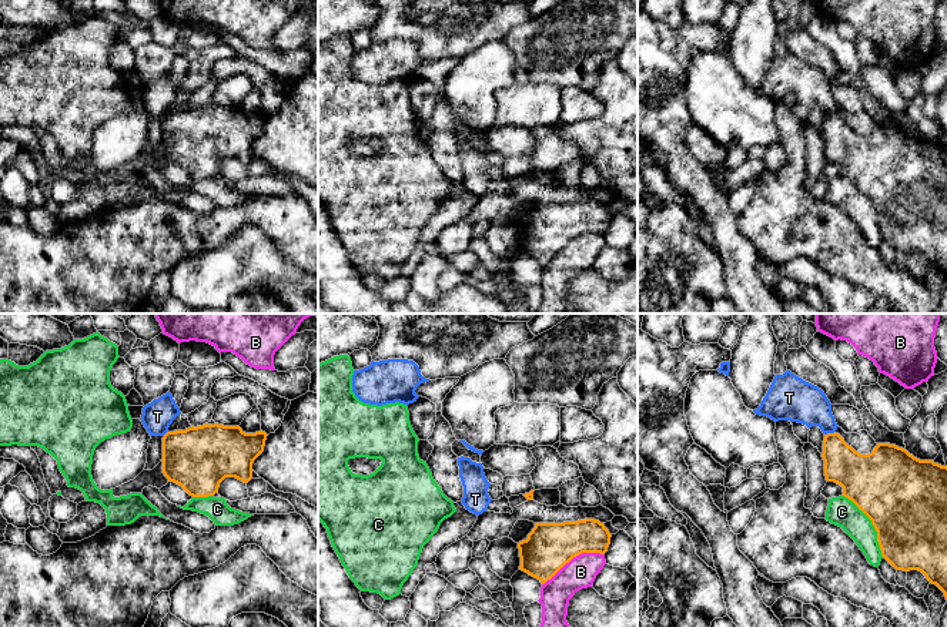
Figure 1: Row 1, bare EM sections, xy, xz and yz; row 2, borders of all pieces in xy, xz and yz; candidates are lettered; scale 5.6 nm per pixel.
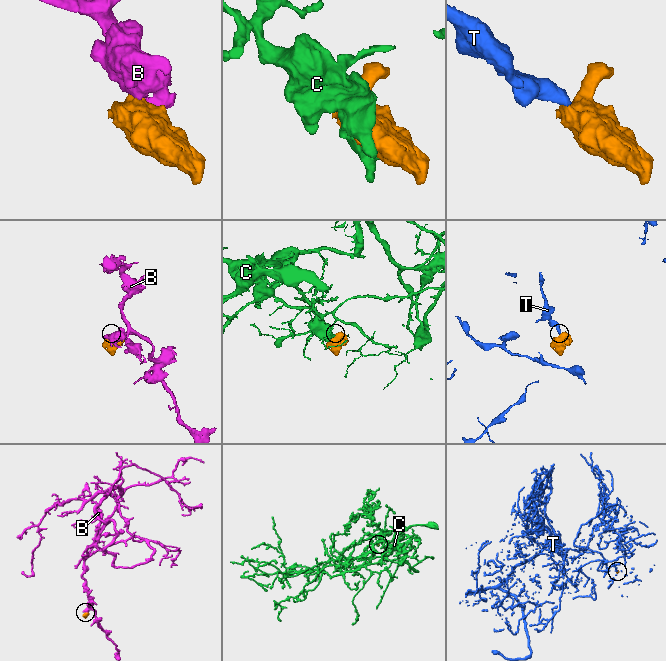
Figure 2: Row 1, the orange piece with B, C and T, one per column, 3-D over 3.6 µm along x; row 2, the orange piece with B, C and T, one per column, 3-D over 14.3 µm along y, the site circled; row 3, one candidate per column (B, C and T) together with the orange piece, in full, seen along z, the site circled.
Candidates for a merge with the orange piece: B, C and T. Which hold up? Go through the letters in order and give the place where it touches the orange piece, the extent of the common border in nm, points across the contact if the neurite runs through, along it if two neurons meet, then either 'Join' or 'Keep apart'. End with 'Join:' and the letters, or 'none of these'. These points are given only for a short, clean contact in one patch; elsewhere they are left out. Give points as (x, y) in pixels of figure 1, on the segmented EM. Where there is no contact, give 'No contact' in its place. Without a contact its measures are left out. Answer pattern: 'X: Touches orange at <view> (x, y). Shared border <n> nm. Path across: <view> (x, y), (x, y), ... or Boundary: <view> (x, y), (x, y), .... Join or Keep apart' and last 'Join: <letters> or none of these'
B: Touches orange at xz (572, 557). Shared border 400 nm. Keep apart
C: Touches orange at yz (872, 523). Shared border 420 nm. Keep apart
T: Touches orange at yz (829, 433). Shared border 70 nm. Boundary: yz (835, 431), (825, 435). Keep apart
Join: none of these

